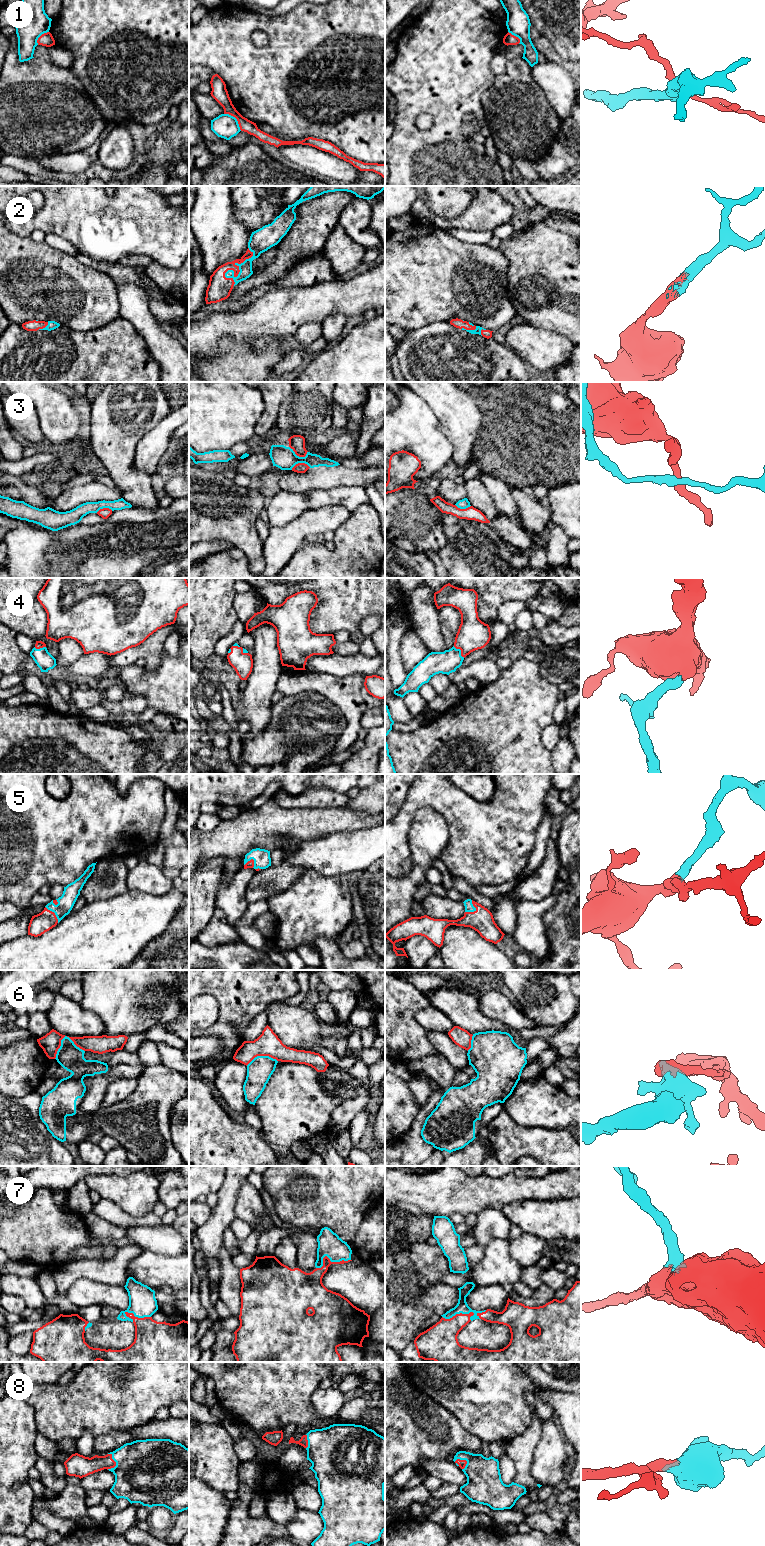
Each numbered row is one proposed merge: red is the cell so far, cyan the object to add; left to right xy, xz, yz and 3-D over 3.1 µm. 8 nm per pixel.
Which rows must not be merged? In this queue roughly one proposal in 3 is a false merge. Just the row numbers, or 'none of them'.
1, 3, 6

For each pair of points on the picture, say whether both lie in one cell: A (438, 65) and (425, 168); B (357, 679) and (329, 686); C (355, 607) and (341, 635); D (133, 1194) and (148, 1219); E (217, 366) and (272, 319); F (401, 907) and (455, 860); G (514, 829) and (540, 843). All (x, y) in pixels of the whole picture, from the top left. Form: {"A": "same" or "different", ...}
{"A": "same", "B": "same", "C": "different", "D": "different", "E": "different", "F": "different", "G": "different"}

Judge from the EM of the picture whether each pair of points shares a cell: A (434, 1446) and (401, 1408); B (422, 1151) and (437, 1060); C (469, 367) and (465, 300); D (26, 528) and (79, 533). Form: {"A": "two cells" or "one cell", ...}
{"A": "one cell", "B": "one cell", "C": "two cells", "D": "two cells"}

